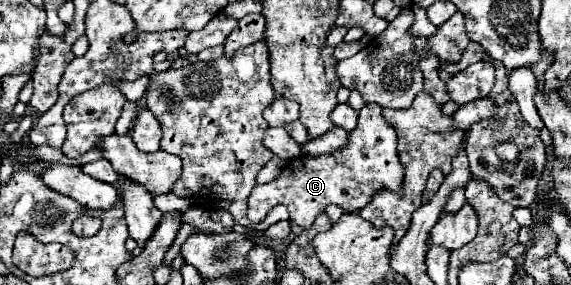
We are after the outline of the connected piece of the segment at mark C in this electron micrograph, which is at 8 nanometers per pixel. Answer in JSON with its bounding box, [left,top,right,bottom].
[248,104,404,228]

